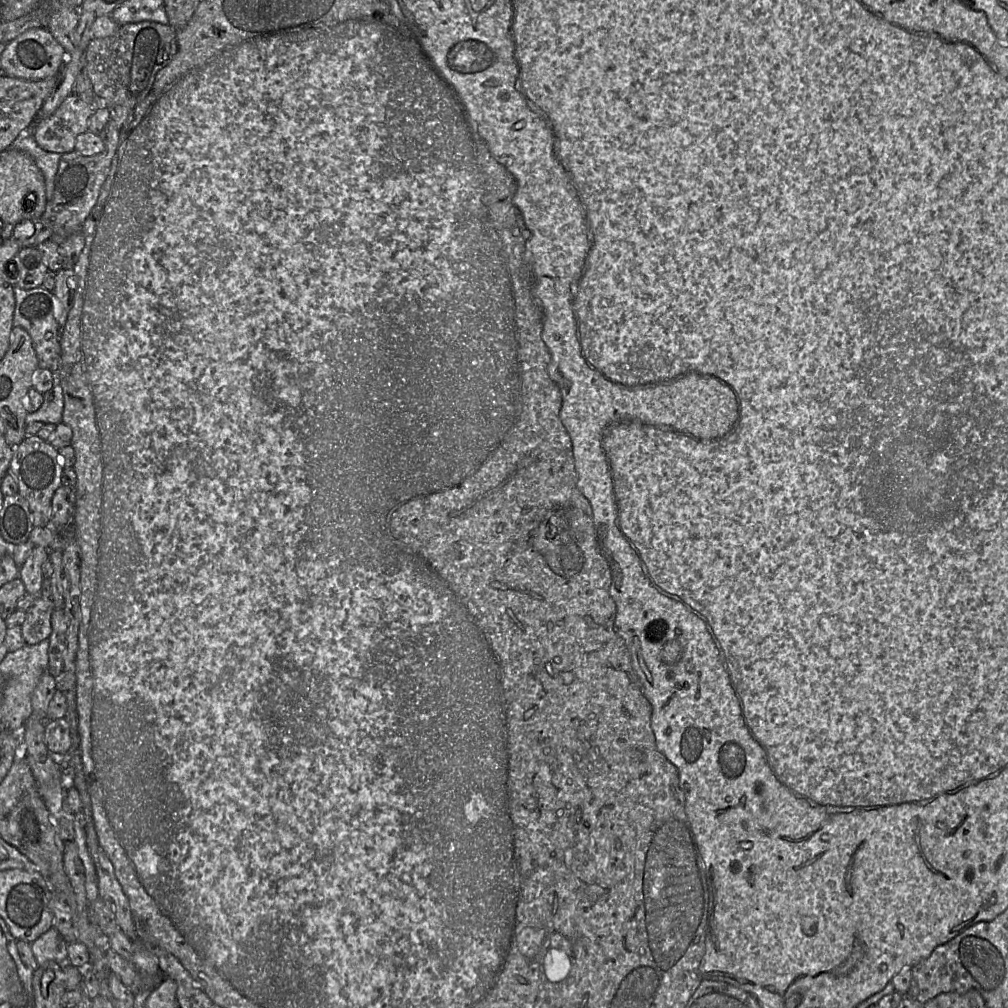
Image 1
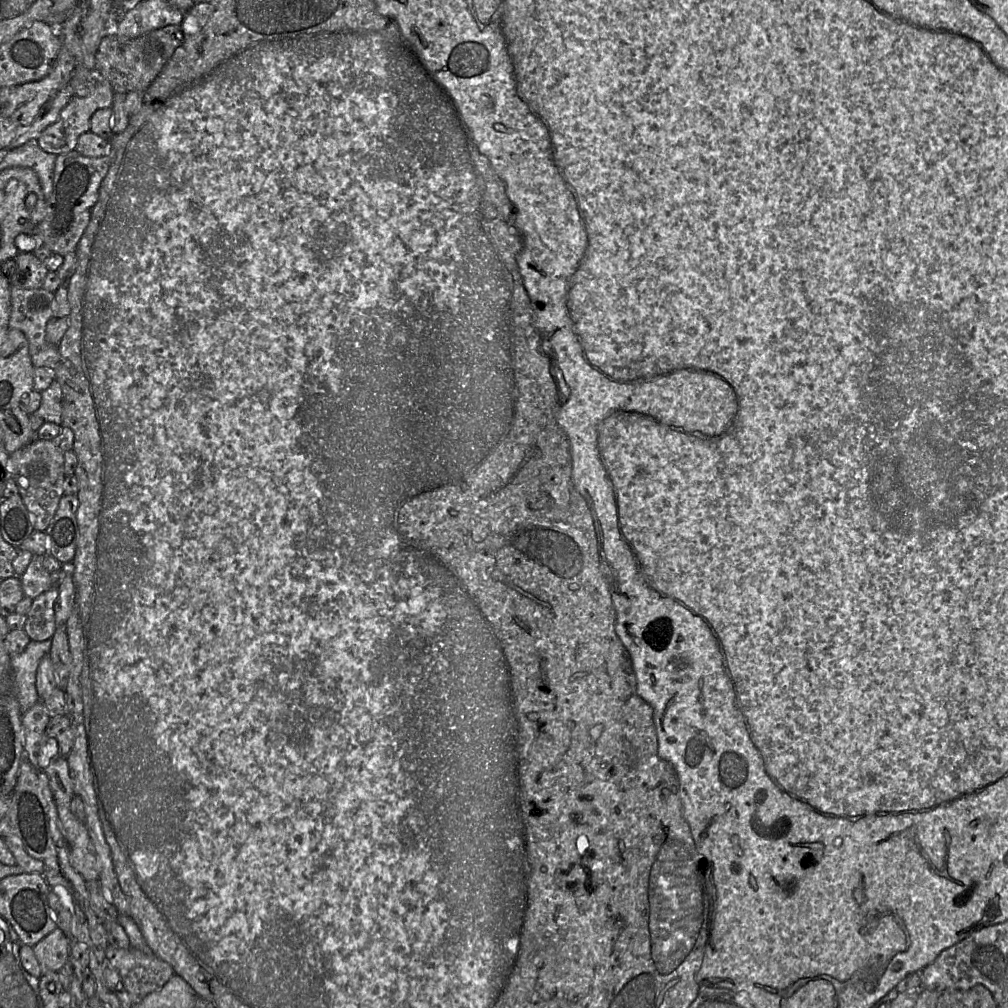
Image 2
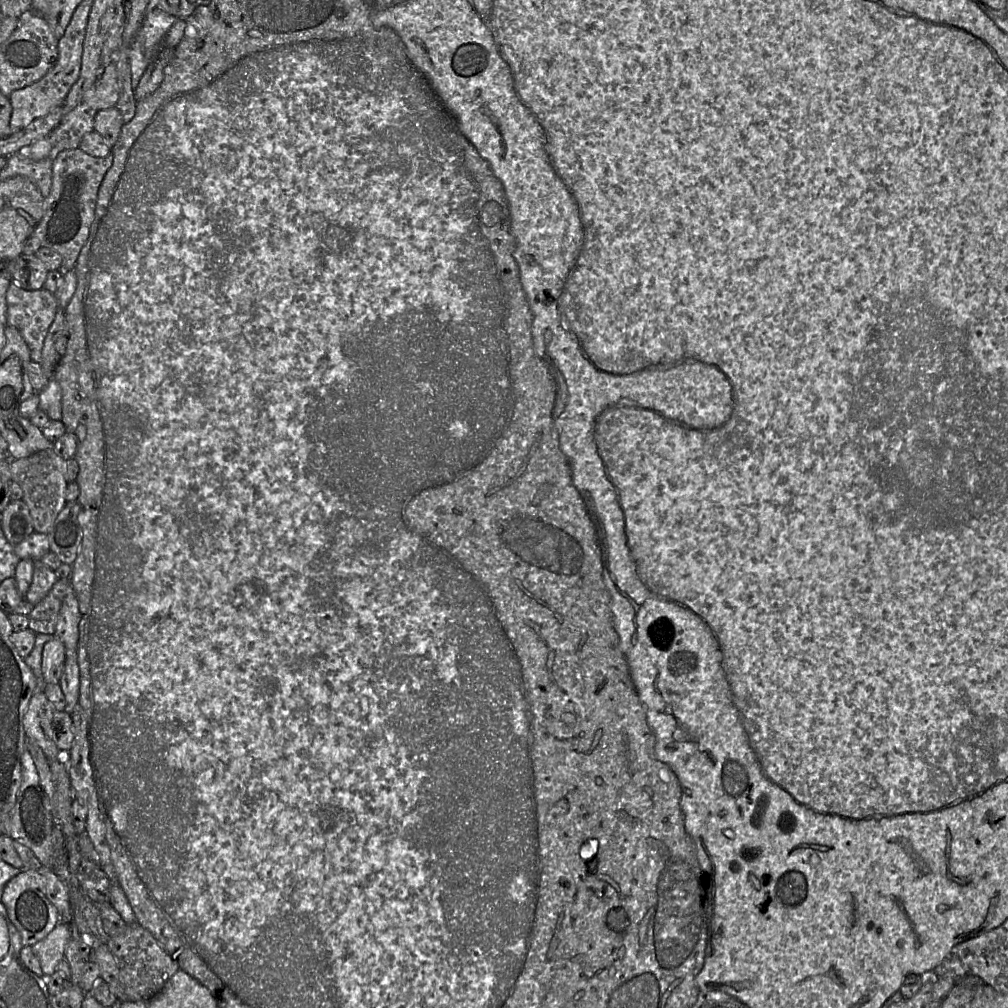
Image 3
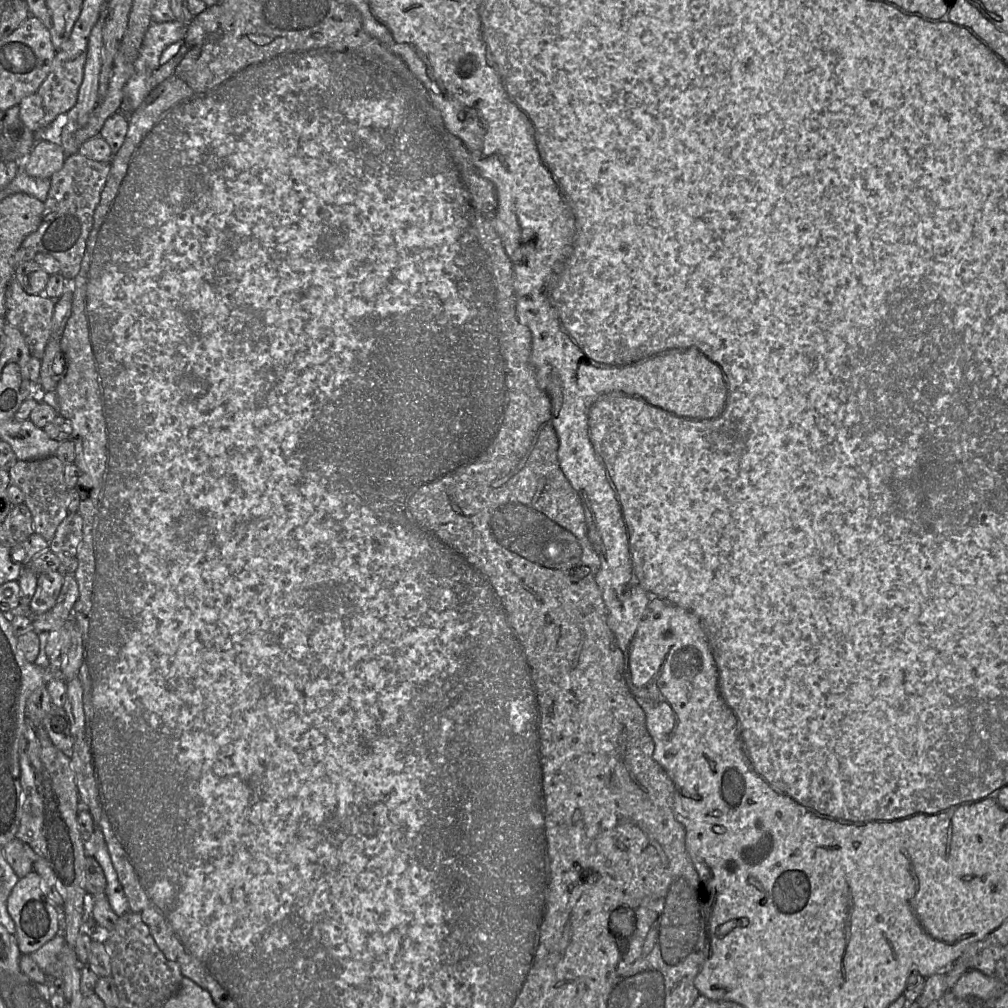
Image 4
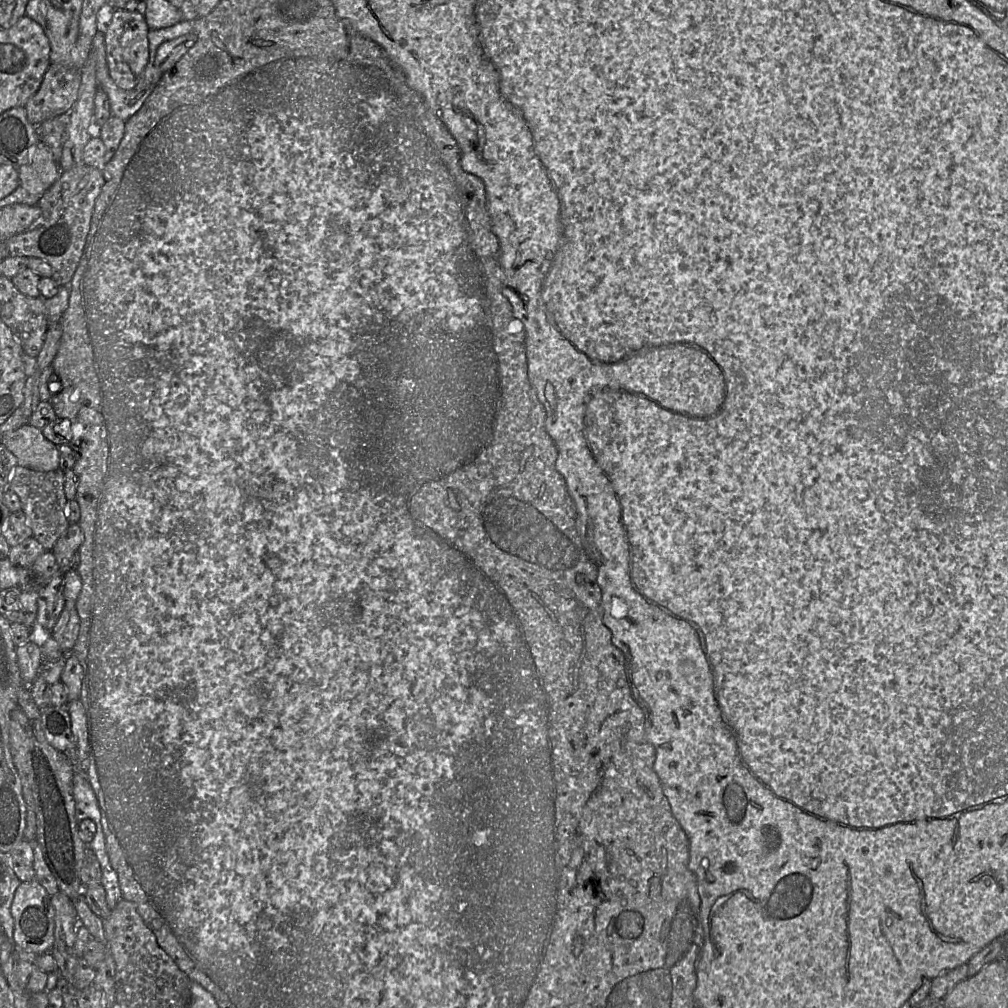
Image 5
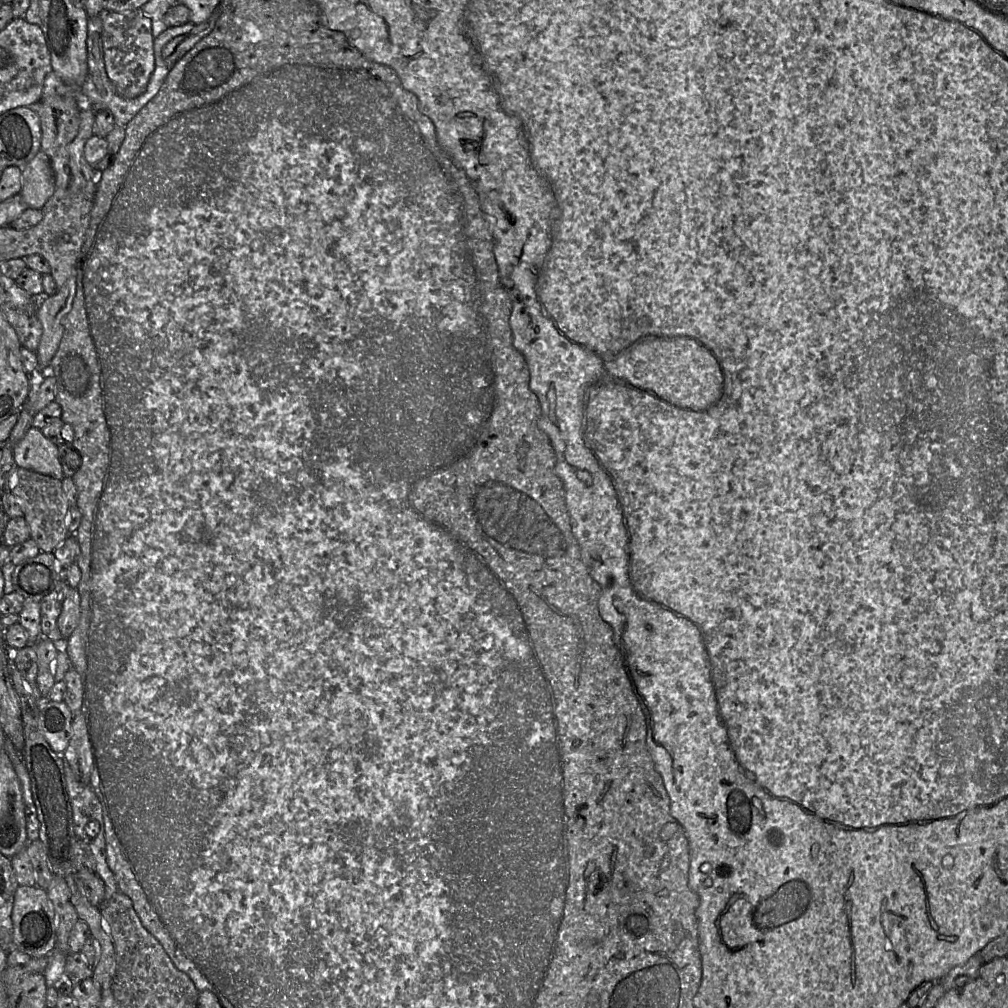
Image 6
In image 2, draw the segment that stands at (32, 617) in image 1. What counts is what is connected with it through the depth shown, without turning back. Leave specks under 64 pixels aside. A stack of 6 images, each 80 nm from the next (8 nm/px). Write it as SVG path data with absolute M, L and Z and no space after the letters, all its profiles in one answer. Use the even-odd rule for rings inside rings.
M53 586L33 600L23 628L31 640L41 642L52 639L57 628L55 604L58 596L58 586Z

